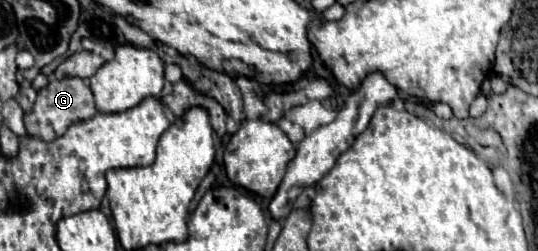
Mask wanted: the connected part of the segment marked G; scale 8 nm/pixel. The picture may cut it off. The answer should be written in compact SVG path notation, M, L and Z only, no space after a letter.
M51 78L49 84L37 92L37 100L35 100L31 112L25 112L23 120L25 120L27 134L51 142L59 136L63 136L73 122L87 120L95 114L97 114L97 110L95 110L93 92L83 80L79 80L79 78L63 78L63 80Z

